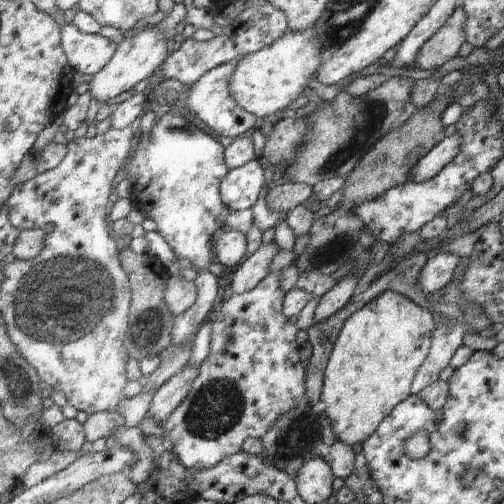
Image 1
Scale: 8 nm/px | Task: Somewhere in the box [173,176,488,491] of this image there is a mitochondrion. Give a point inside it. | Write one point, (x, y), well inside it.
(216, 408)

